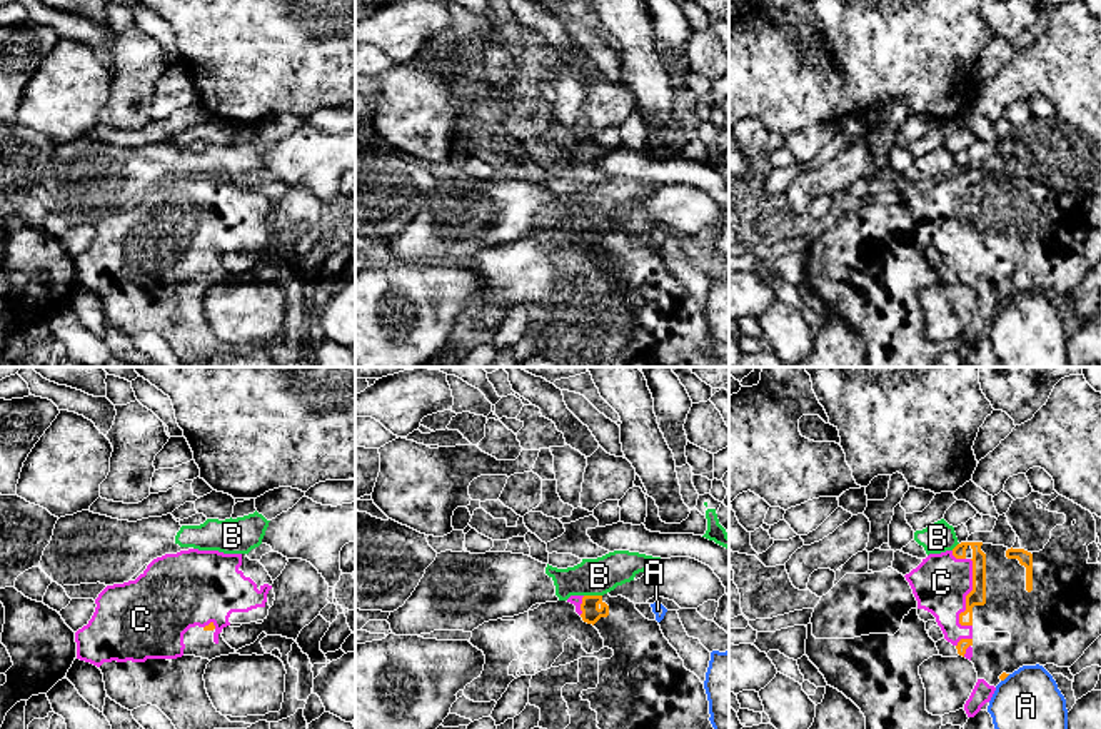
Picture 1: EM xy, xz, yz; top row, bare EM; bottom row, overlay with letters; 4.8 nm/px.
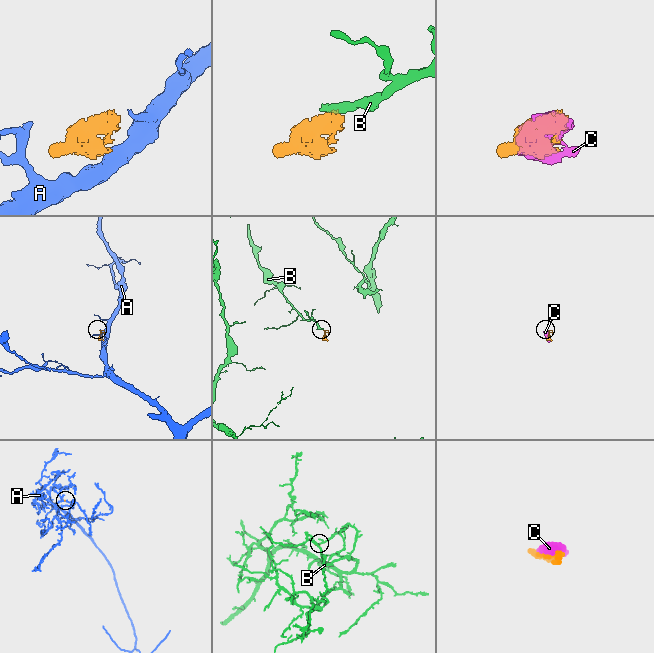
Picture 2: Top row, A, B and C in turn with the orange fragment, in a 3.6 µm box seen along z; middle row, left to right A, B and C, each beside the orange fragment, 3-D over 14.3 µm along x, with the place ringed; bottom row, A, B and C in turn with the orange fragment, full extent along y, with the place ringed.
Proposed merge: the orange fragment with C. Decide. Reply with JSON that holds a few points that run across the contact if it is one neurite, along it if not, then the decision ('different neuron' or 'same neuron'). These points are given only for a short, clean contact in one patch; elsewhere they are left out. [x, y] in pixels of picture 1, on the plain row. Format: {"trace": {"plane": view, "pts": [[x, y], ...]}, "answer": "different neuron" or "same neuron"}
{"answer": "same neuron"}

